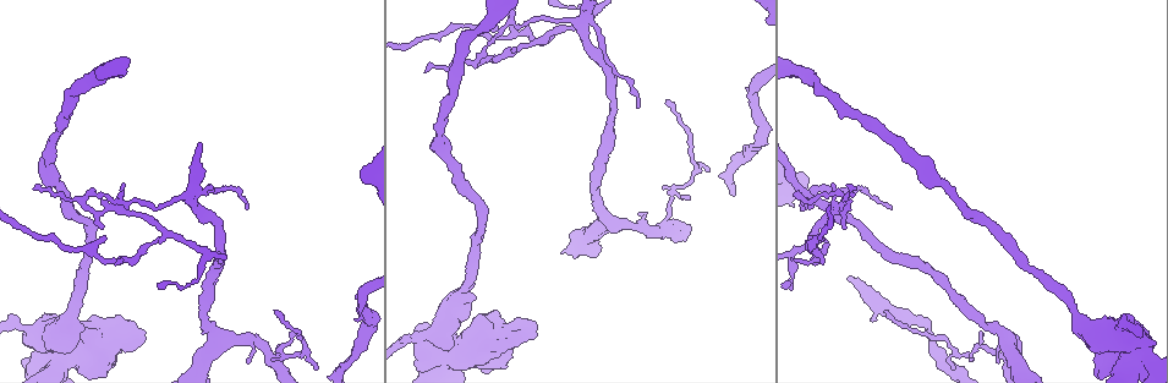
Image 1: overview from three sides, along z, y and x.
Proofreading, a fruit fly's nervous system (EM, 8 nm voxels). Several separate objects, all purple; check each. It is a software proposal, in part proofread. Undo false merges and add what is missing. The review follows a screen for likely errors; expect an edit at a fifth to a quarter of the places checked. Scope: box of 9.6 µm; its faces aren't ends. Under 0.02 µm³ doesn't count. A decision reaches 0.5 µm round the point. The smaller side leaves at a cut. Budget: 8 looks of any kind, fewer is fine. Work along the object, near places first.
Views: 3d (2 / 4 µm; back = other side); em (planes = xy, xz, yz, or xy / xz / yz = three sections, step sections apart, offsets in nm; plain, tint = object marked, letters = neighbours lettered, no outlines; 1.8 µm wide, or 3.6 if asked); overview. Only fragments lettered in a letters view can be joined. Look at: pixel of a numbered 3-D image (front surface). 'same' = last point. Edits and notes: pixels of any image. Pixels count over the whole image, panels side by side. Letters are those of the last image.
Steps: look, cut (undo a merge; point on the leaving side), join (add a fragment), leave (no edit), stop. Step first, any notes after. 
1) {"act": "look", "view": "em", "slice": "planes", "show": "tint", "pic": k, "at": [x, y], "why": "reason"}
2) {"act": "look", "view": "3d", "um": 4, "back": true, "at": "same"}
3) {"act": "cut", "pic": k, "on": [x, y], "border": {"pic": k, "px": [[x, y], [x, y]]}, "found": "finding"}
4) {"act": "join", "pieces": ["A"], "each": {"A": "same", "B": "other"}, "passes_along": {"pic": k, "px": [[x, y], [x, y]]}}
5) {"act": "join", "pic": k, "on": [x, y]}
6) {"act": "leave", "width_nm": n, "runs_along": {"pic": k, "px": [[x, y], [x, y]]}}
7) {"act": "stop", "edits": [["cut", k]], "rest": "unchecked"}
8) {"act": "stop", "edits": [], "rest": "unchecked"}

{"act": "look", "view": "em", "slice": "planes", "show": "letters", "pic": 1, "at": [661, 224], "why": "calibre changes"}

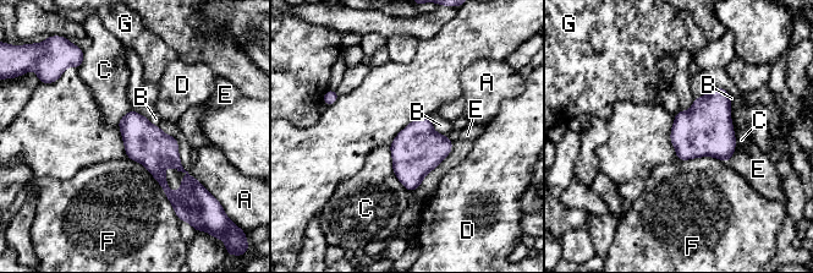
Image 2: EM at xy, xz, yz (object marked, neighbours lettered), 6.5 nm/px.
{"act": "leave", "width_nm": 260, "each": {"A": "other", "B": "other", "C": "other", "D": "other", "E": "other", "F": "other", "G": "other"}, "border": {"pic": 2, "px": [[429, 116], [433, 129], [444, 135]]}, "found": "one cell here"}

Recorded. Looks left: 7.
{"act": "look", "view": "em", "slice": "planes", "show": "letters", "pic": 1, "at": [358, 320], "why": "branch stops here"}

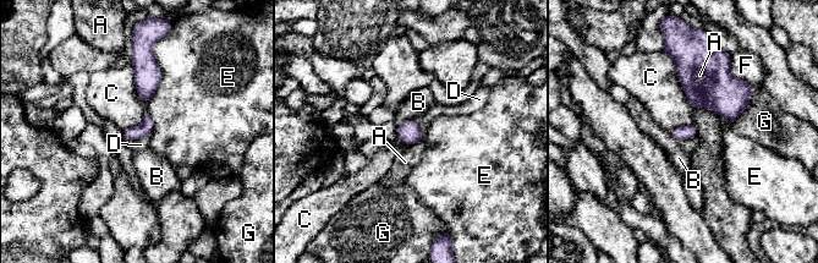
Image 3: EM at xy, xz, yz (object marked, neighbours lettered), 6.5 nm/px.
{"act": "leave", "width_nm": 100, "each": {"A": "other", "B": "other", "C": "other", "D": "other", "E": "other", "F": "other", "G": "other"}, "border": {"pic": 3, "px": [[148, 135], [141, 138], [125, 140]]}, "found": "none of them fits"}

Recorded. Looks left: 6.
{"act": "look", "view": "3d", "um": 2, "pic": 1, "at": [473, 65], "why": "abrupt turn"}

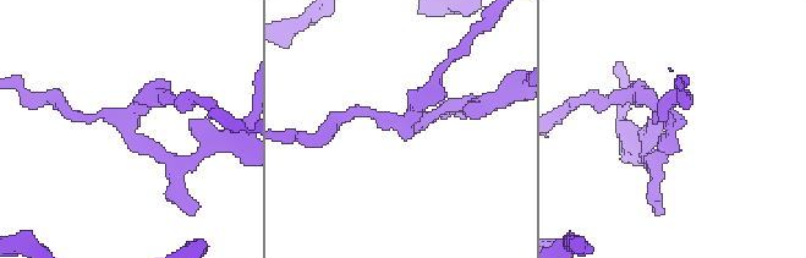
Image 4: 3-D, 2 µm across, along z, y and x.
{"act": "look", "view": "em", "slice": "planes", "show": "letters", "pic": 4, "at": [669, 127]}

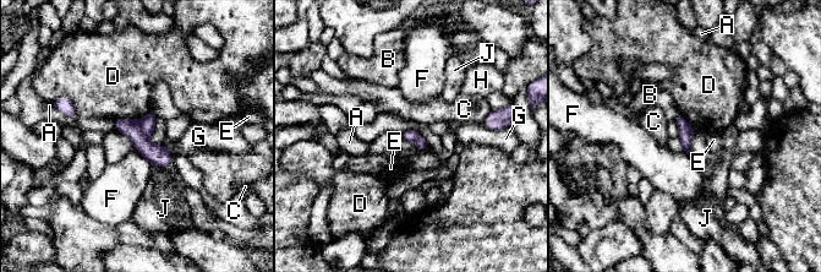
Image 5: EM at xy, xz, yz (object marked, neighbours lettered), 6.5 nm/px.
{"act": "cut", "pic": 5, "on": [157, 154], "width_nm": 90, "each": {"A": "other", "B": "other", "C": "other", "D": "other", "E": "other", "F": "other", "G": "other", "H": "other", "J": "other"}, "found": "two cells meet here"}

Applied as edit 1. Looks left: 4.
{"act": "stop", "edits": [["cut", 5]], "rest": "unchecked"}

